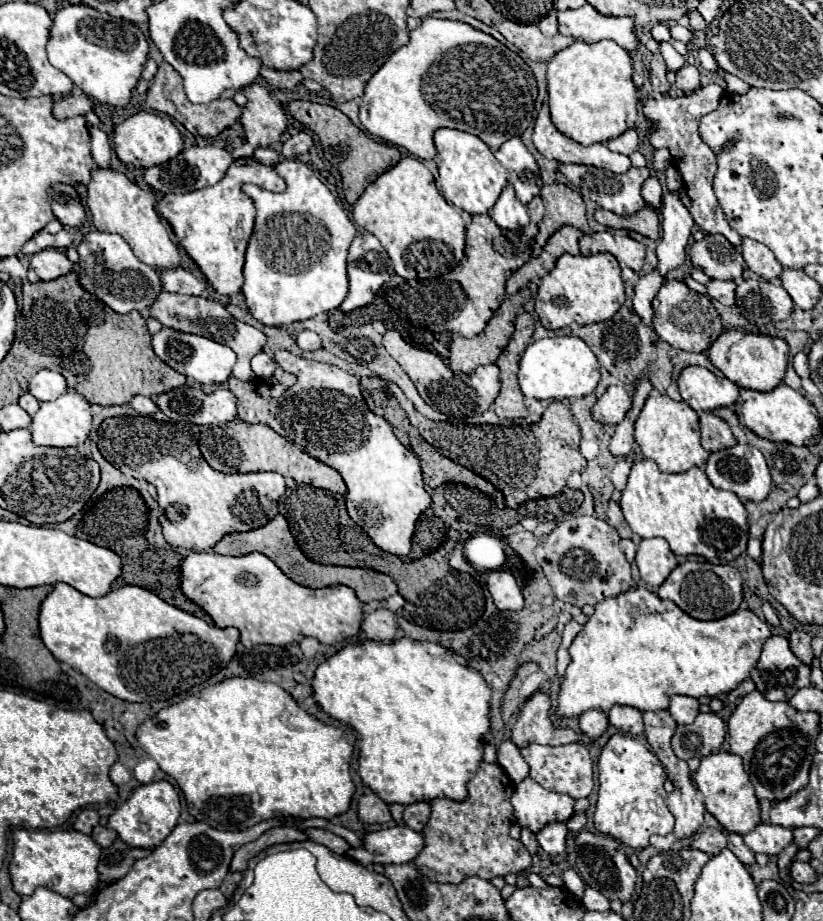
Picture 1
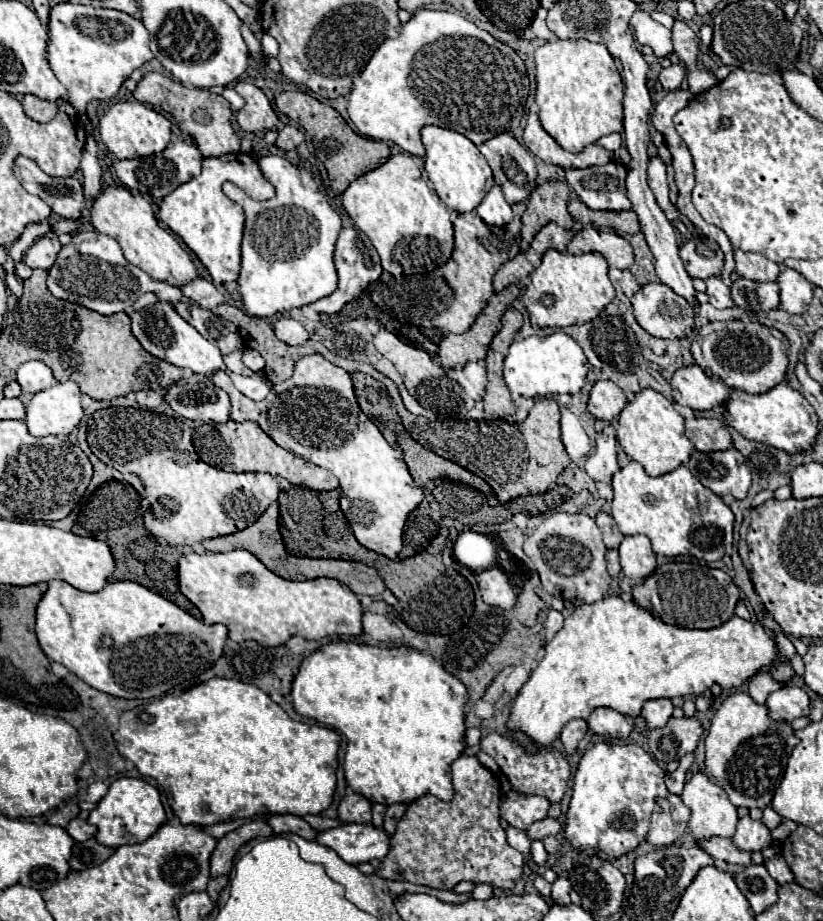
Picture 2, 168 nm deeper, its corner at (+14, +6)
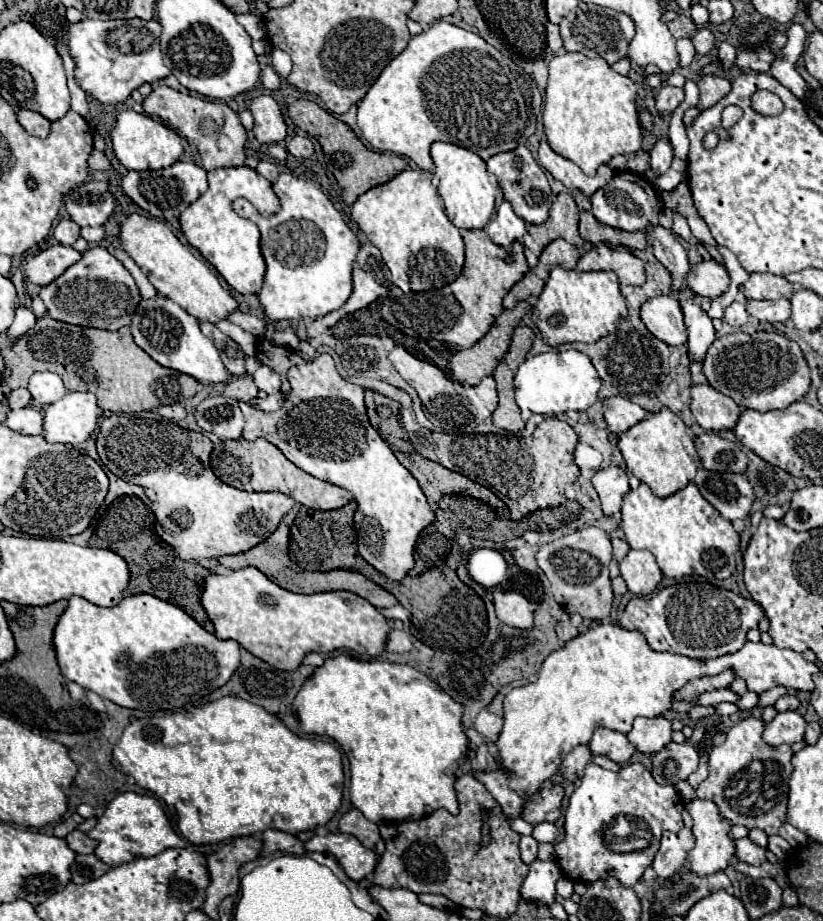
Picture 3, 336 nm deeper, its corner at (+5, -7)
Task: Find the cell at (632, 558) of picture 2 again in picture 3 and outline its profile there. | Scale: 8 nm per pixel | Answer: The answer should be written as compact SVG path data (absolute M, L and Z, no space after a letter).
M629 551L627 557L619 563L621 577L635 595L649 595L657 589L663 579L663 573L651 551Z

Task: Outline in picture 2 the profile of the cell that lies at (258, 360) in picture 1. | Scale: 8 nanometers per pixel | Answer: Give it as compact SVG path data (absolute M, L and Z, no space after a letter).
M246 348L246 352L244 352L244 364L252 372L256 372L256 374L260 374L264 370L264 358L256 350L252 350L252 348Z

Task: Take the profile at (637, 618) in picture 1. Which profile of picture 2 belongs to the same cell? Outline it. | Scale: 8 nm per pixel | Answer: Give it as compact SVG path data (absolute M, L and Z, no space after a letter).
M610 596L594 604L578 606L564 620L562 630L544 646L544 658L532 670L528 682L518 690L506 726L508 730L522 732L534 746L546 748L560 736L560 730L568 720L586 720L594 708L604 706L622 716L634 716L640 714L646 700L698 696L712 684L720 684L724 690L738 688L762 668L770 666L776 656L778 650L774 640L758 622L732 616L728 622L712 630L686 630L664 624L650 610L638 608L630 598Z

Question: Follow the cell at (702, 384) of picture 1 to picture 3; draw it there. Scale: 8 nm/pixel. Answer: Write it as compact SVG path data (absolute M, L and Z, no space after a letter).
M693 385L691 387L691 415L705 431L725 431L733 429L741 409L739 405L715 391L711 385Z

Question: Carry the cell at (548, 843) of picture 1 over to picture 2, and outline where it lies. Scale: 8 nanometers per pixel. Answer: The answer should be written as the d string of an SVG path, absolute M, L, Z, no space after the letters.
M534 840L534 842L532 842L530 858L532 858L538 866L544 866L544 864L546 864L546 860L548 860L548 852L544 850L544 844L542 844L540 840Z

